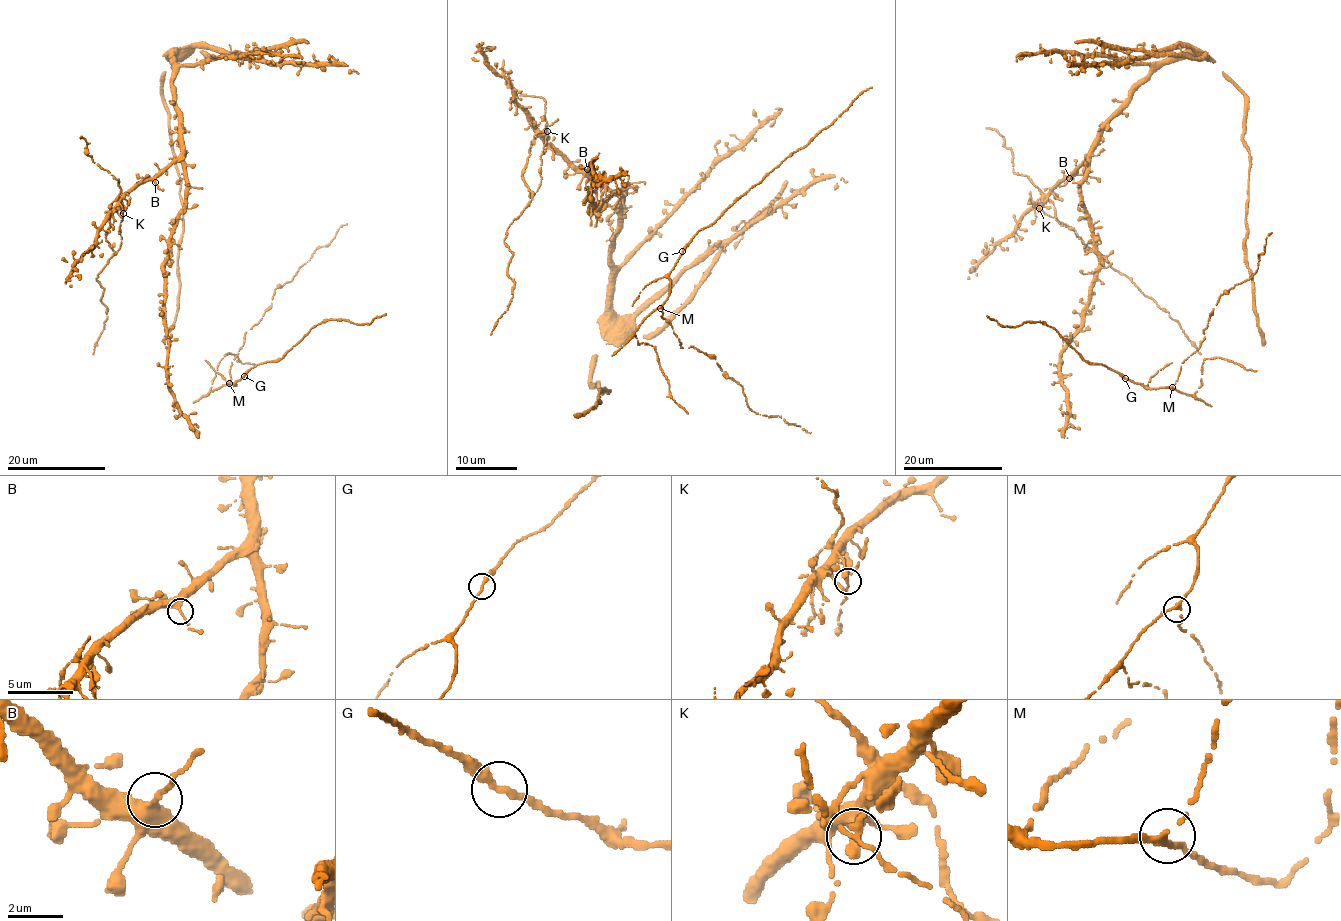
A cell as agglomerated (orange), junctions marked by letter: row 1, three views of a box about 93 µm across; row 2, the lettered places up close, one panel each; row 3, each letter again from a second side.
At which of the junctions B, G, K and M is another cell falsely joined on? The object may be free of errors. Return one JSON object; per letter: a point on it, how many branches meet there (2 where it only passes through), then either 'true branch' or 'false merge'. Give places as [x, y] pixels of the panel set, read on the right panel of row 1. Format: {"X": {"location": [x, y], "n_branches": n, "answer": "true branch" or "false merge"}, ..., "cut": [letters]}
{"B": {"location": [1069, 178], "n_branches": 2, "answer": "true branch"}, "G": {"location": [1125, 378], "n_branches": 2, "answer": "true branch"}, "K": {"location": [1039, 208], "n_branches": 2, "answer": "true branch"}, "M": {"location": [1172, 387], "n_branches": 2, "answer": "true branch"}, "cut": []}

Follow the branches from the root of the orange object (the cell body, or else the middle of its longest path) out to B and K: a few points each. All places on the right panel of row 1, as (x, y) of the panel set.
B: (1089, 215), (1081, 203), (1081, 181), (1088, 159), (1069, 178)
K: (1089, 215), (1081, 203), (1081, 181), (1088, 159), (1043, 200), (1039, 208)

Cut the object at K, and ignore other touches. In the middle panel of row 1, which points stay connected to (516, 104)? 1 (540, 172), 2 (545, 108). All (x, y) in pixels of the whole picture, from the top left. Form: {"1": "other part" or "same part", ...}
{"1": "other part", "2": "other part"}

